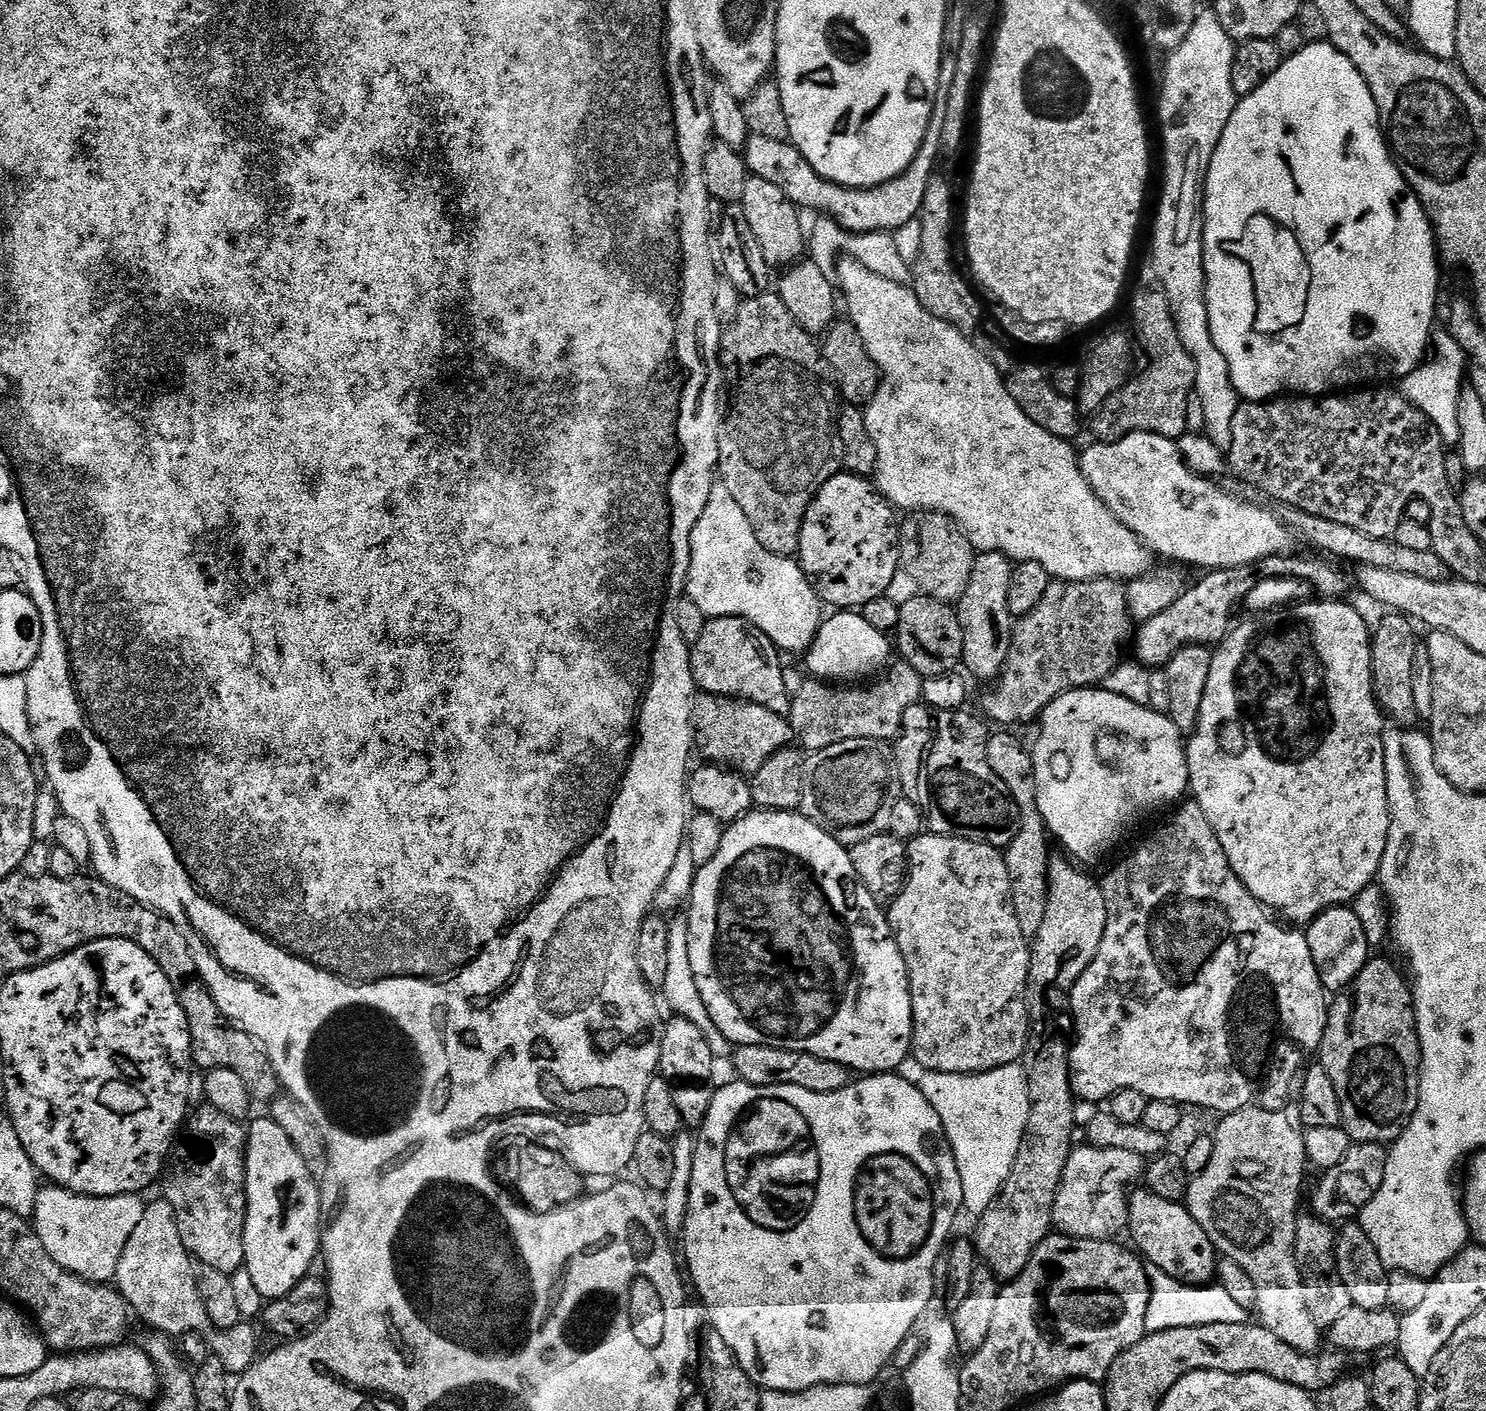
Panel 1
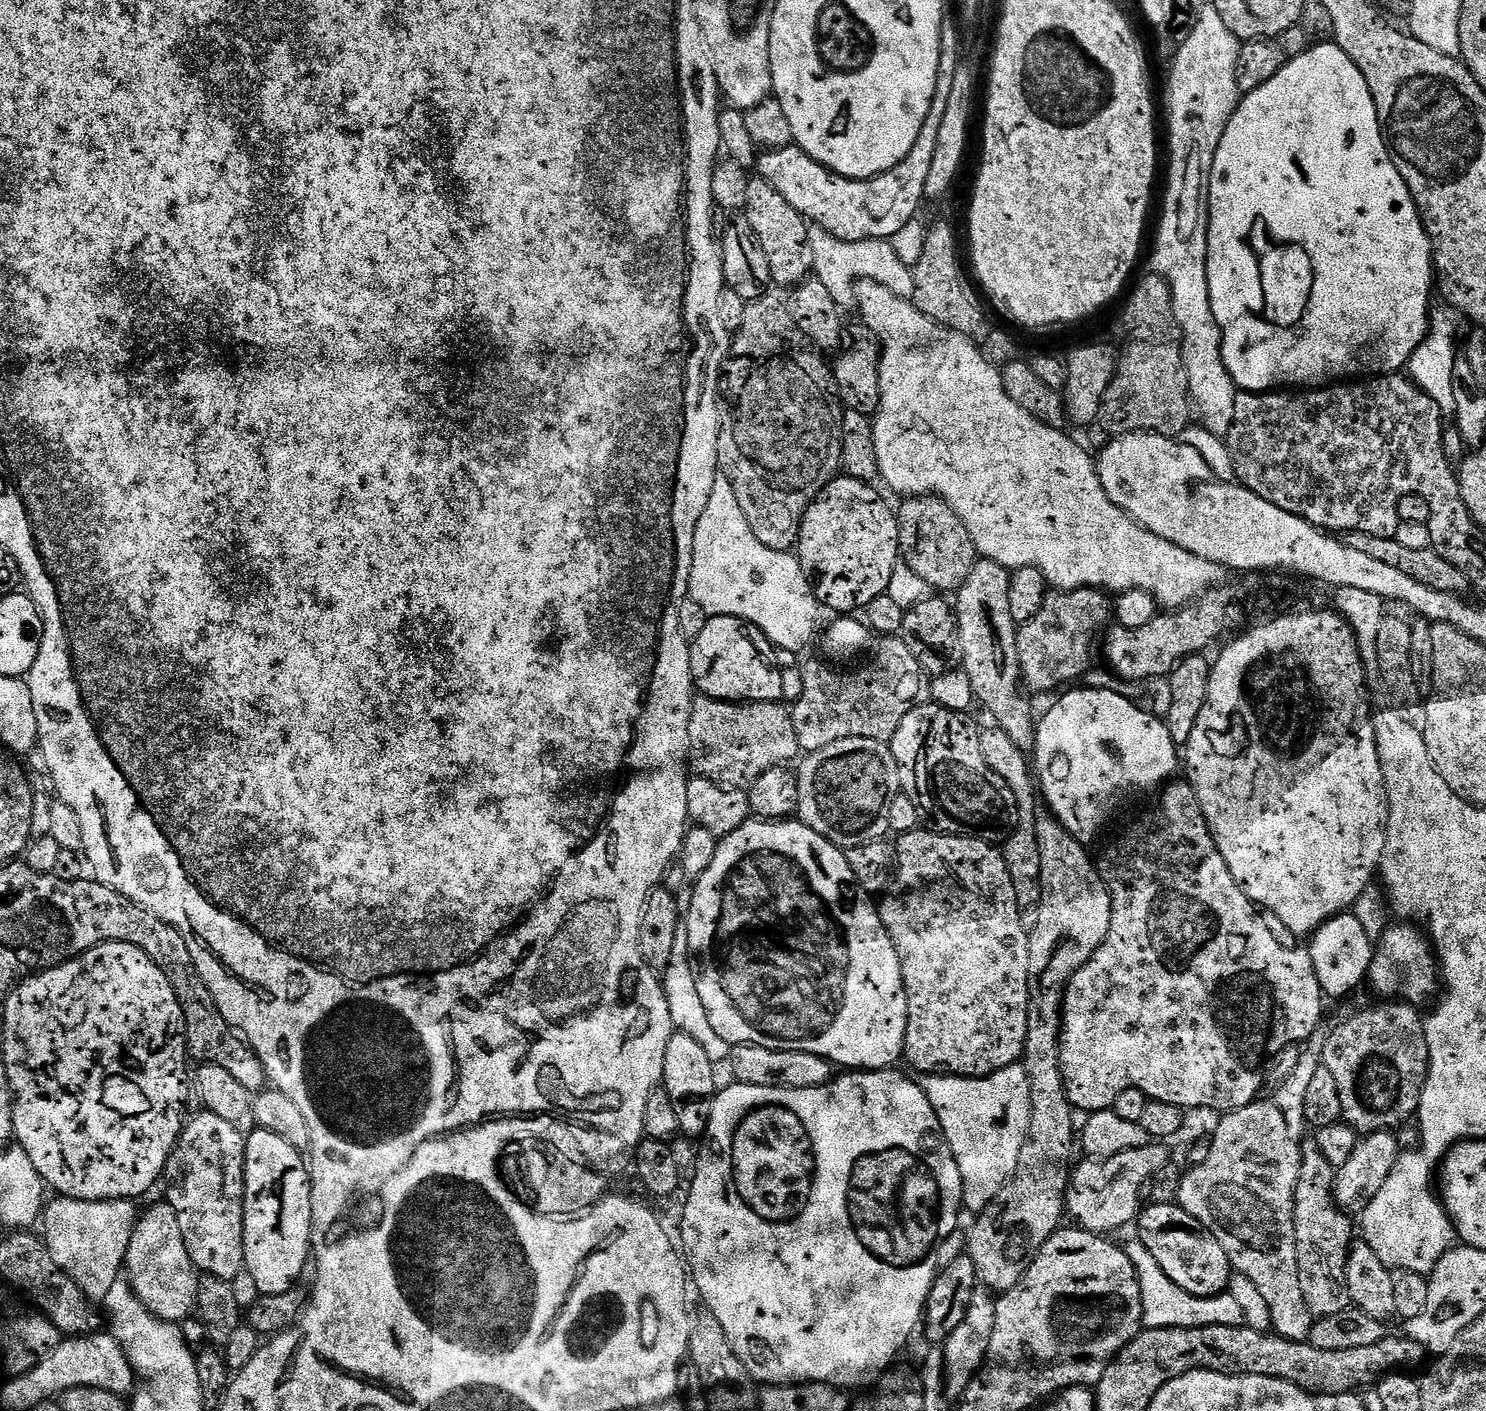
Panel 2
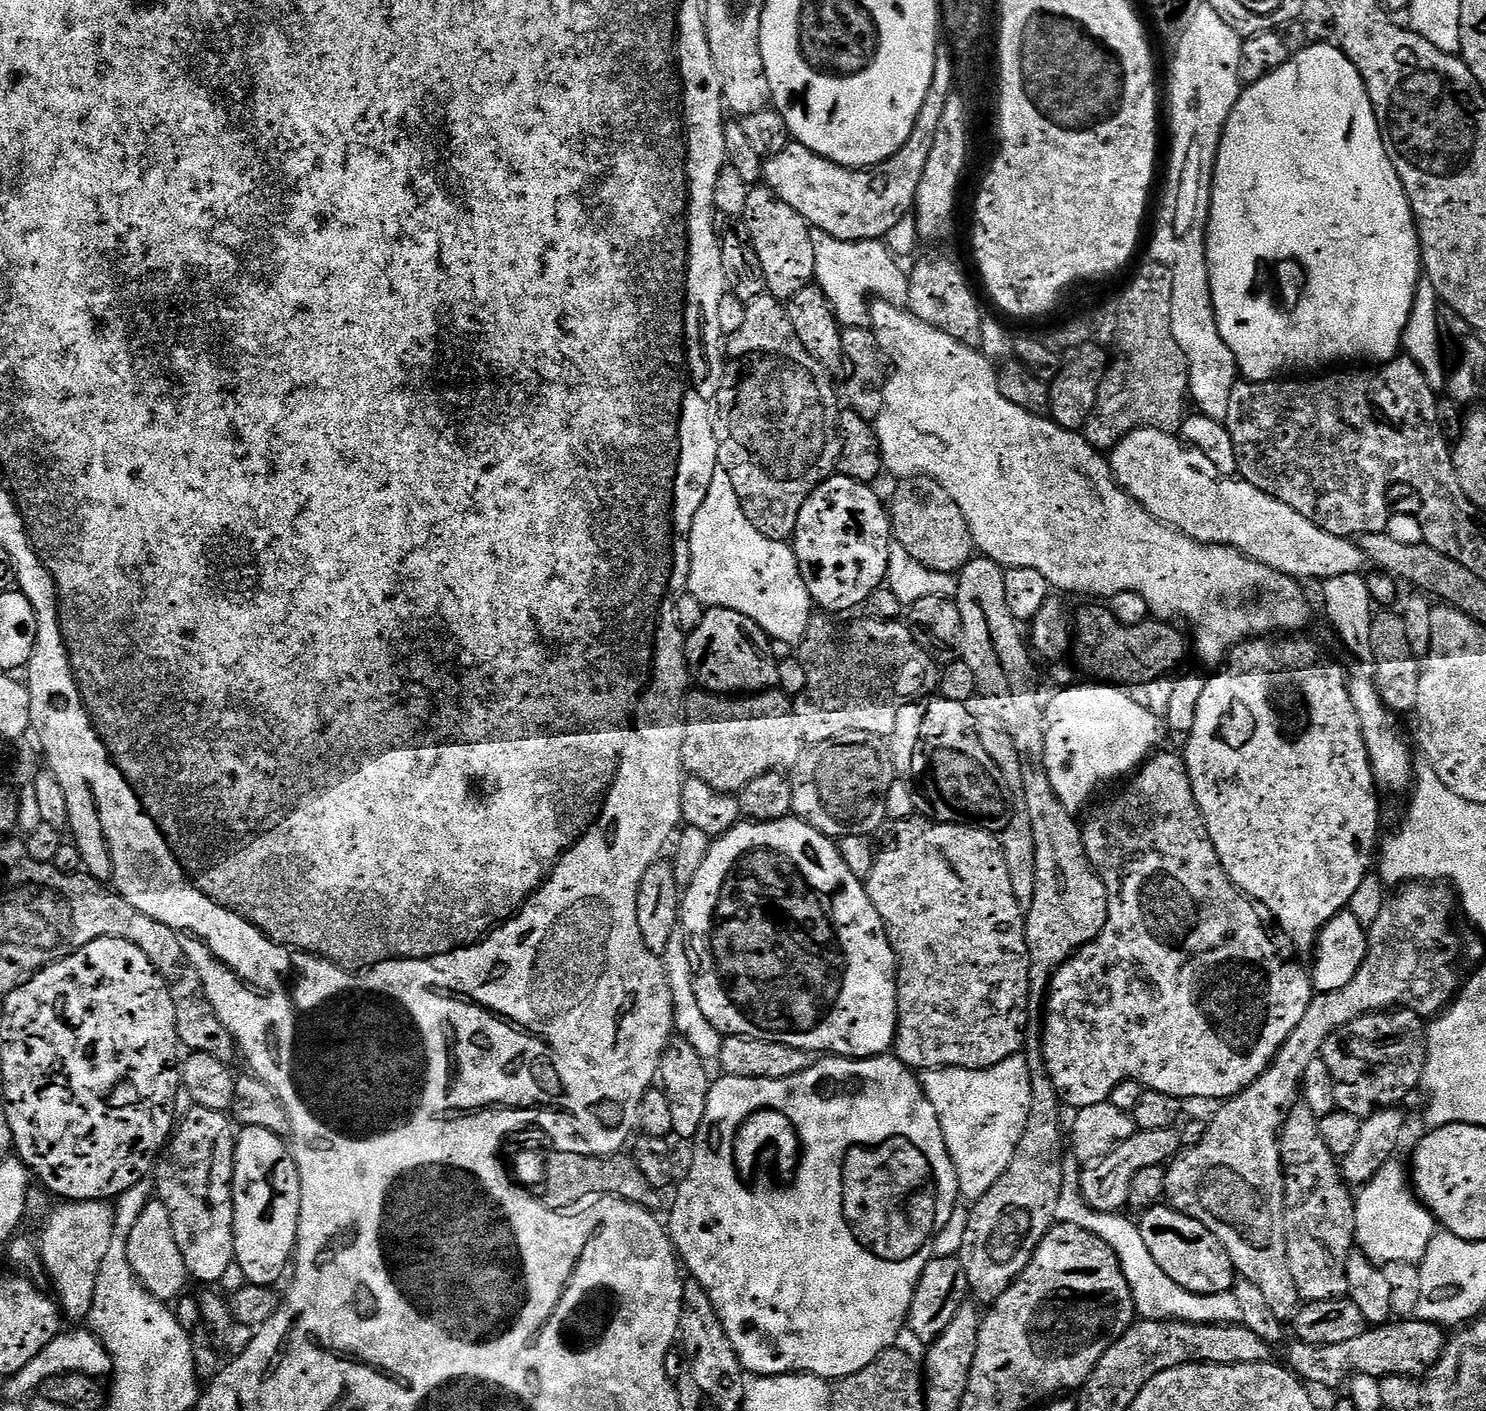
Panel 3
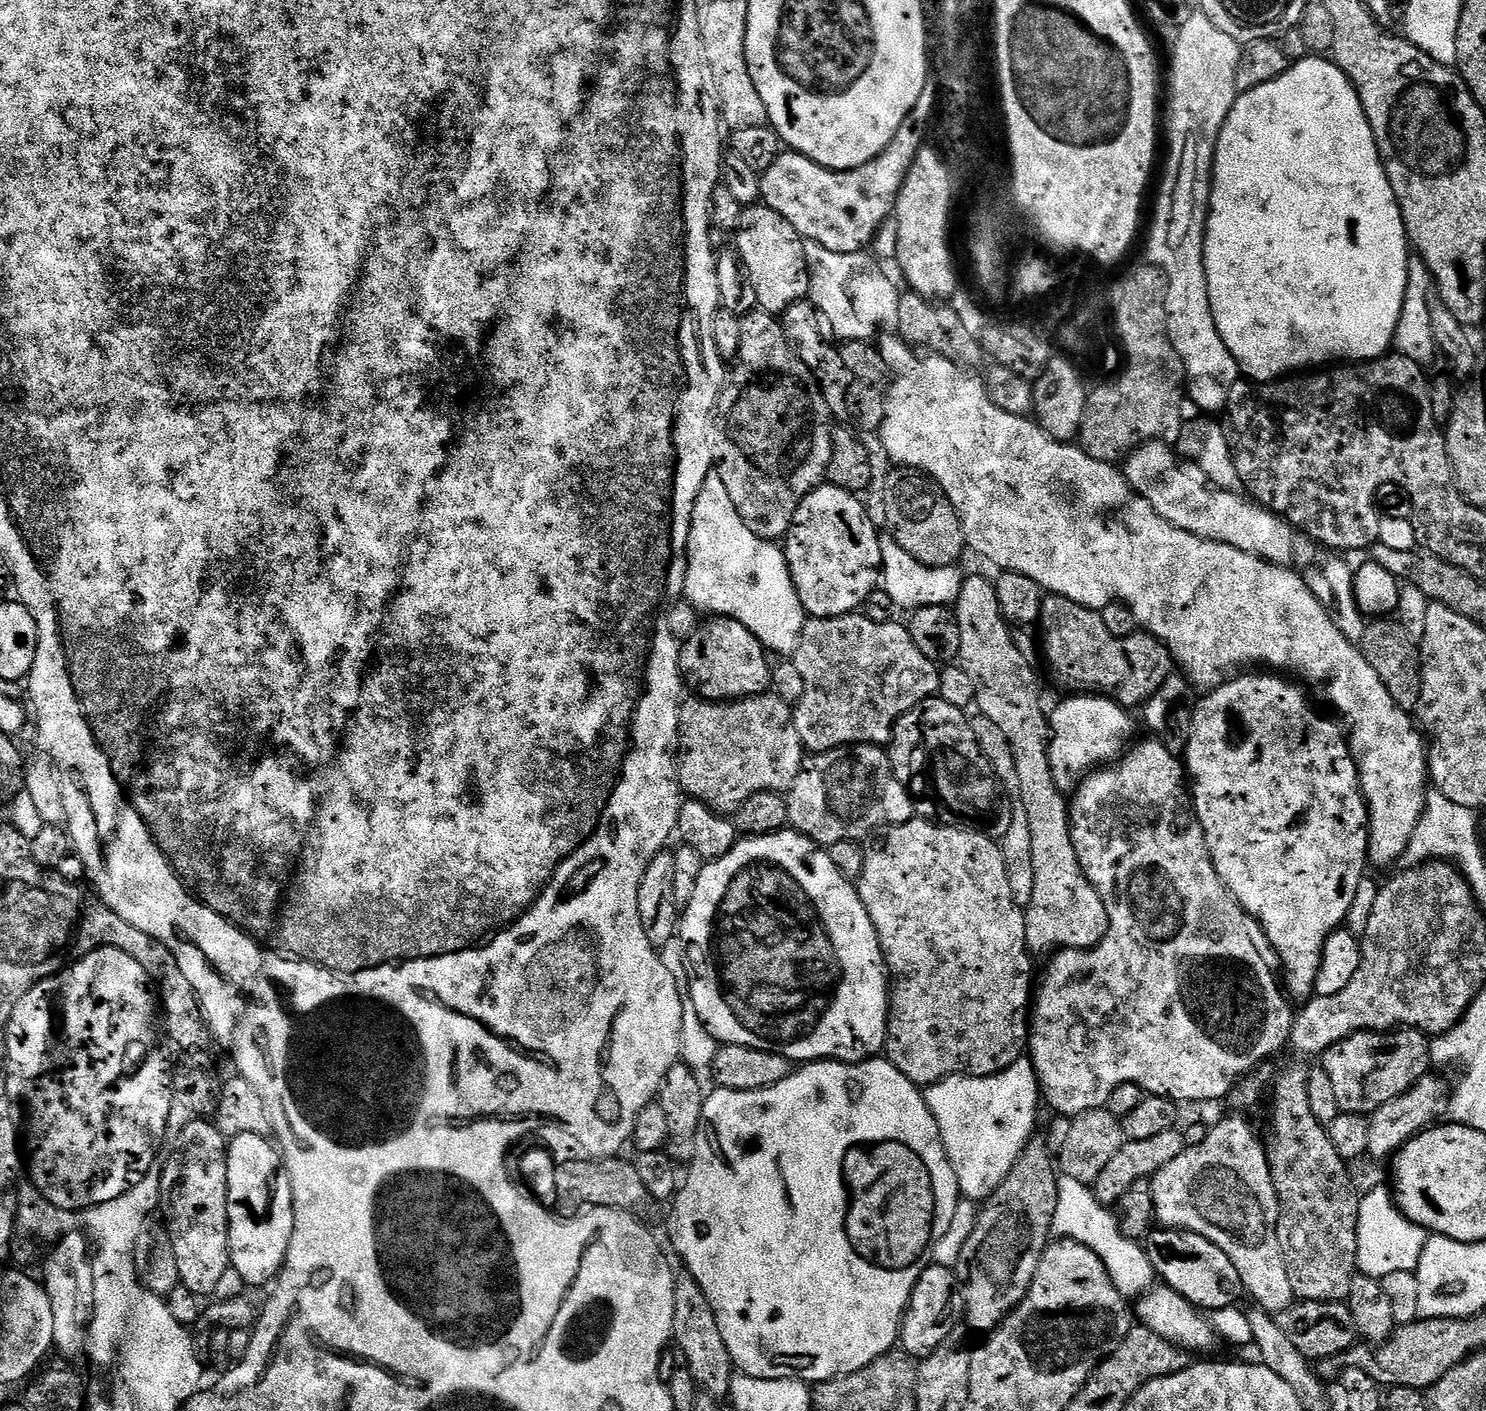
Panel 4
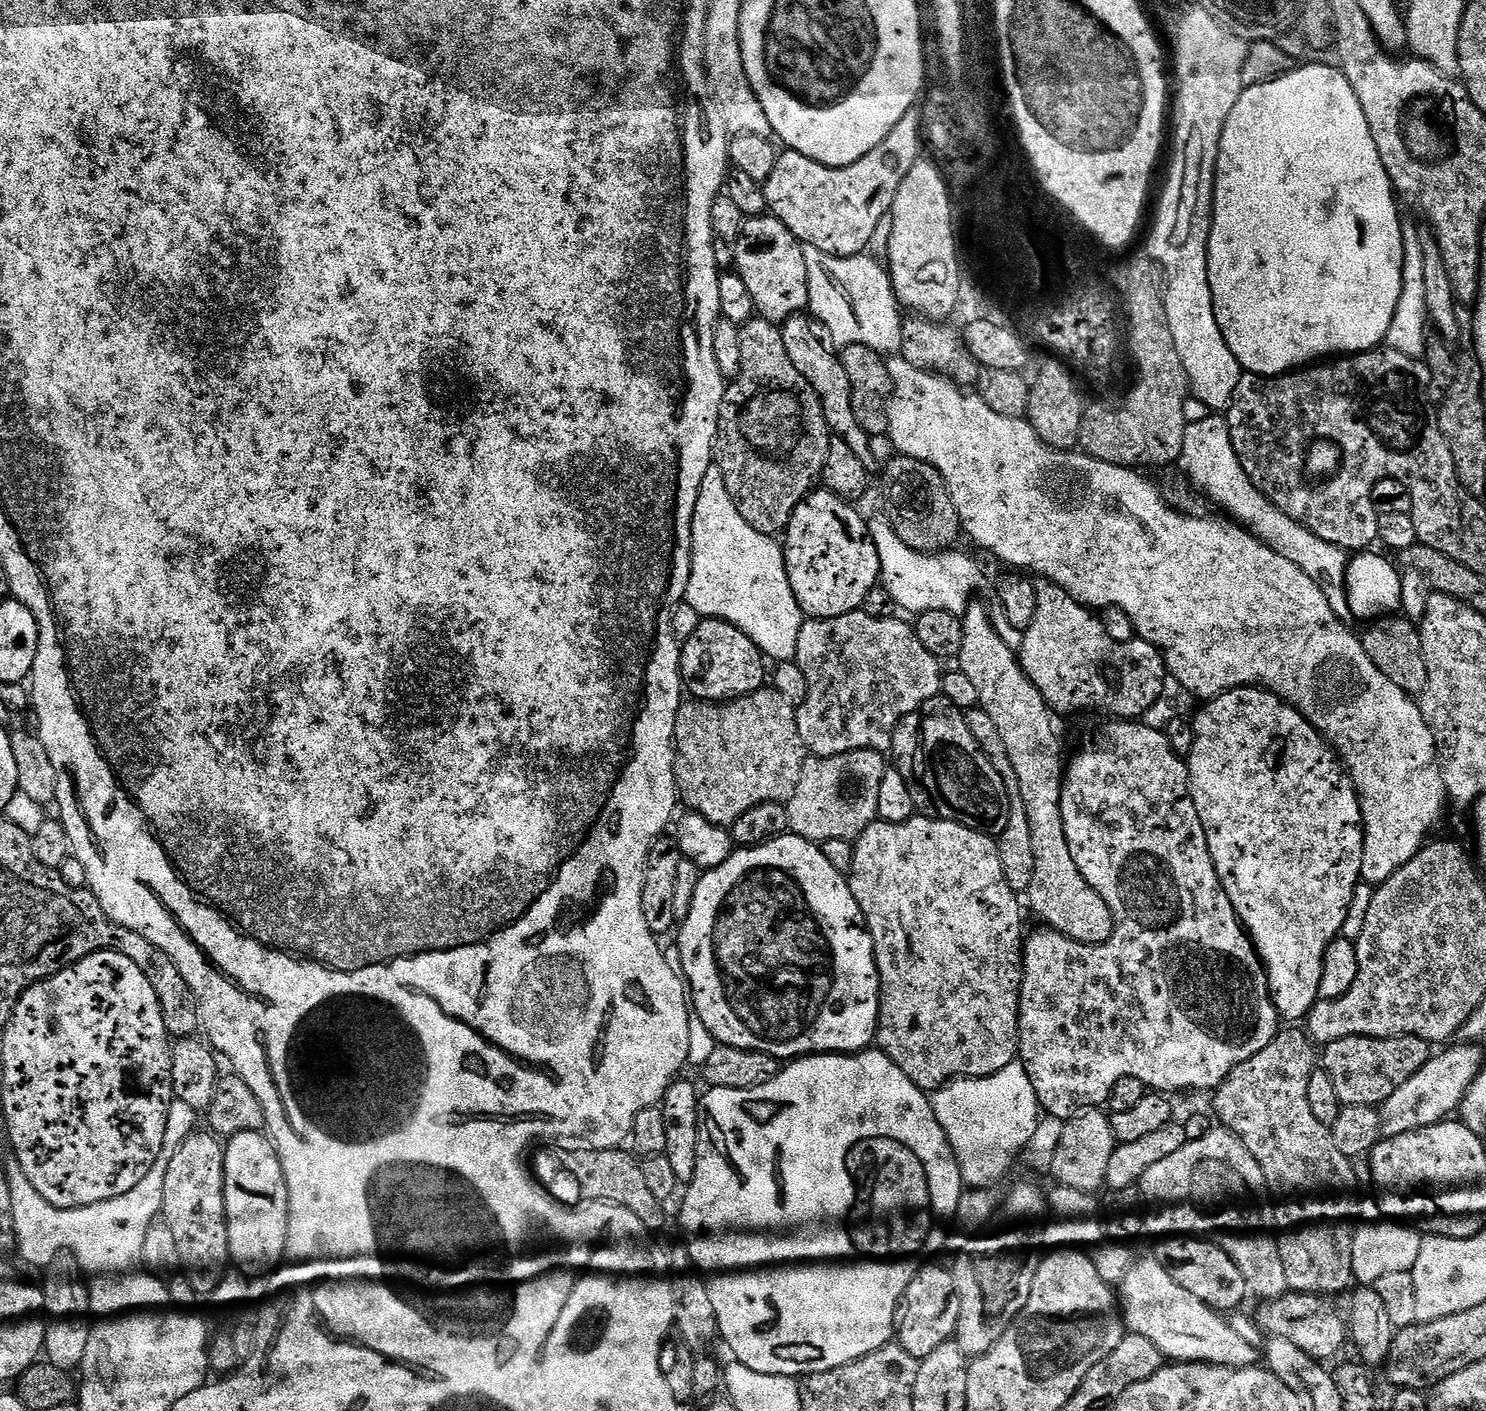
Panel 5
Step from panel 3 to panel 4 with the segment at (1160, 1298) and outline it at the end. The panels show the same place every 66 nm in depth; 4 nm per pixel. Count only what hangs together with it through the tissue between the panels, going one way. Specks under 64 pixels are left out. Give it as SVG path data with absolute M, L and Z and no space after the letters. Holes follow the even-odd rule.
M1059 1175L1058 1206L1055 1207L1052 1228L1053 1231L1066 1235L1094 1250L1102 1258L1103 1264L1107 1266L1107 1272L1114 1286L1117 1286L1119 1292L1129 1300L1137 1299L1155 1285L1156 1275L1147 1249L1139 1241L1127 1236L1123 1231L1119 1215L1101 1203L1089 1185L1070 1175Z

